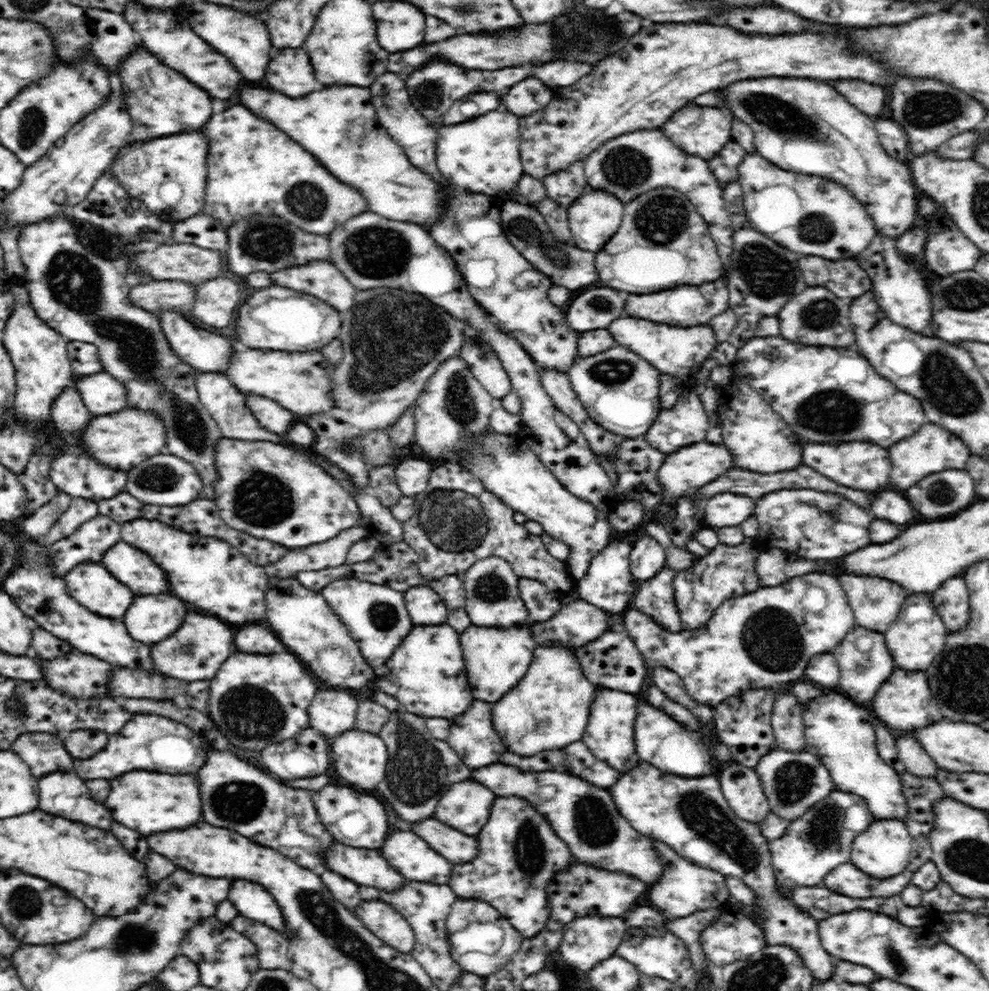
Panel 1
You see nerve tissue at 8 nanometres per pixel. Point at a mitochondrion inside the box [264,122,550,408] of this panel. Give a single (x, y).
(368, 375)

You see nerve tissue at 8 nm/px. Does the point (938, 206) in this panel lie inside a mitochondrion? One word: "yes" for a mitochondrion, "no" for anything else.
no

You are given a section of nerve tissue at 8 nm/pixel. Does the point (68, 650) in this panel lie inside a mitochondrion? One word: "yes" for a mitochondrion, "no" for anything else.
no

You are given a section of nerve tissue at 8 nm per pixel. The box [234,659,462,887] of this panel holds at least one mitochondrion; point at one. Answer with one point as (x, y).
(417, 771)

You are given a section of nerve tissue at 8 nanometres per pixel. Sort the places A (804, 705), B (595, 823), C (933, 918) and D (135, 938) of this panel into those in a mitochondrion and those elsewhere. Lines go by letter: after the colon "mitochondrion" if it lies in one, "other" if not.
A: other
B: mitochondrion
C: other
D: mitochondrion

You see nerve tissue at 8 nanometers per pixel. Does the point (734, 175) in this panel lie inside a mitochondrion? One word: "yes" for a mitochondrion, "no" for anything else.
no

